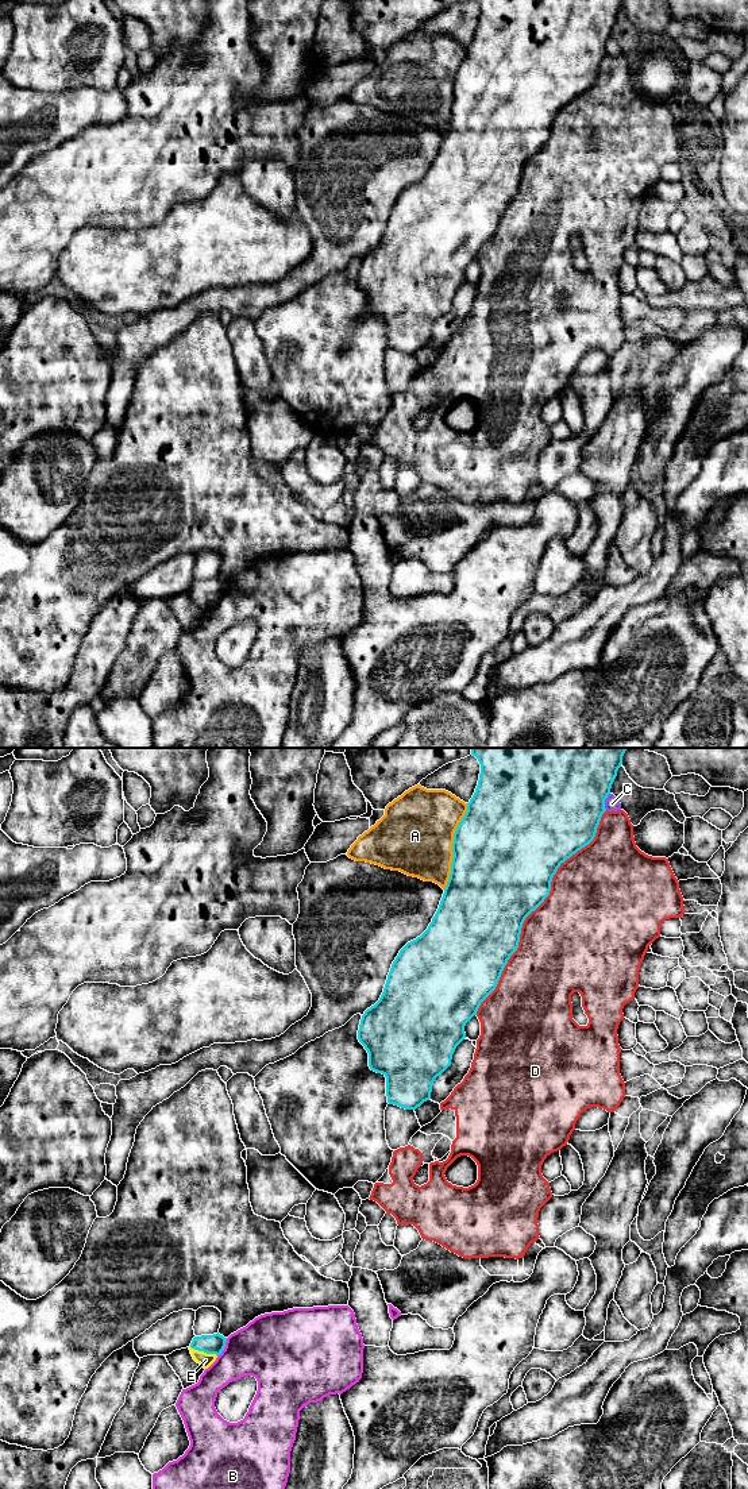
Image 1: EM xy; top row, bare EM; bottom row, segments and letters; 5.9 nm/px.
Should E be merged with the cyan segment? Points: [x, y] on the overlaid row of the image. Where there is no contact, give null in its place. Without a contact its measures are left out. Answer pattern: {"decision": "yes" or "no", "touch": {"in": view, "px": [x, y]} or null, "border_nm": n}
{"decision": "yes", "touch": {"in": "xy", "px": [203, 1350]}, "border_nm": 180}

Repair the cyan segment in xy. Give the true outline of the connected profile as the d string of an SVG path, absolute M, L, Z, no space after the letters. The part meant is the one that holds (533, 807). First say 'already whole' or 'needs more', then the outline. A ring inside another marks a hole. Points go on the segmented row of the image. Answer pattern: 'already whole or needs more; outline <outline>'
already whole; outline M471 748L471 755L481 764L479 780L467 803L467 811L454 833L451 873L439 909L428 929L400 950L379 1000L365 1011L358 1030L358 1039L369 1053L370 1069L386 1077L389 1104L416 1110L431 1099L435 1079L451 1065L456 1046L466 1038L466 1023L477 1015L481 1003L496 990L508 960L517 950L525 918L550 895L552 877L560 864L594 840L601 817L606 811L605 799L610 794L626 749L629 748Z

